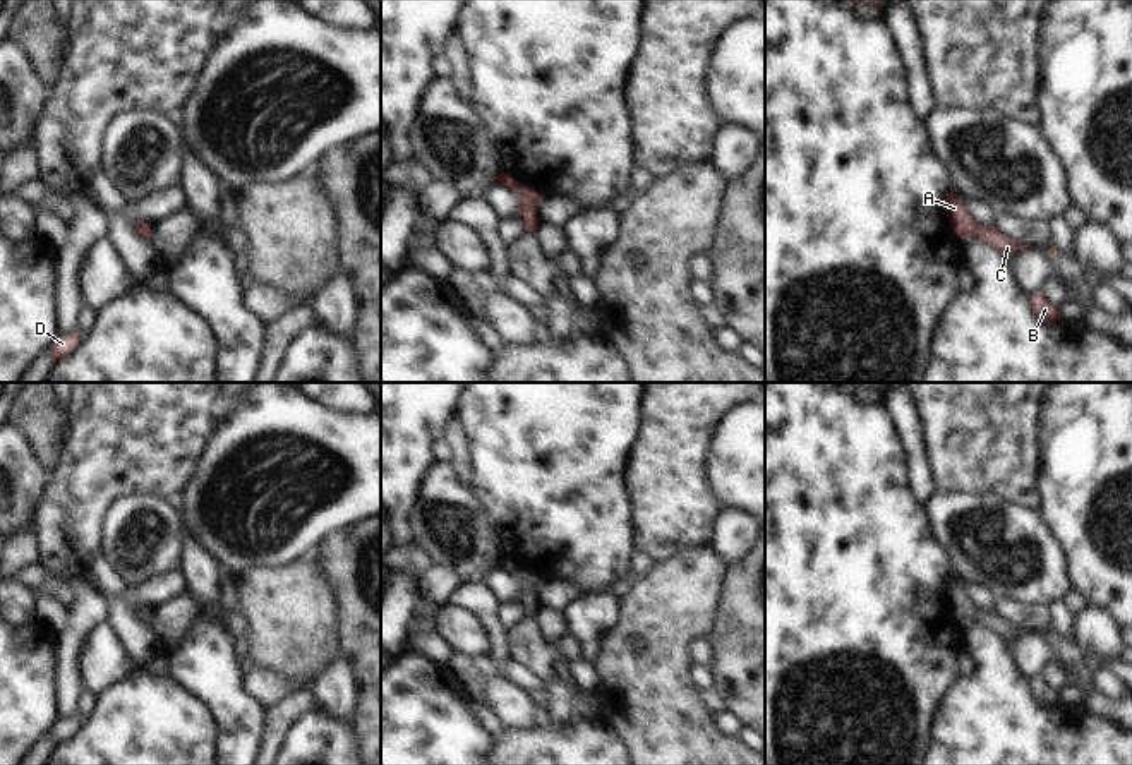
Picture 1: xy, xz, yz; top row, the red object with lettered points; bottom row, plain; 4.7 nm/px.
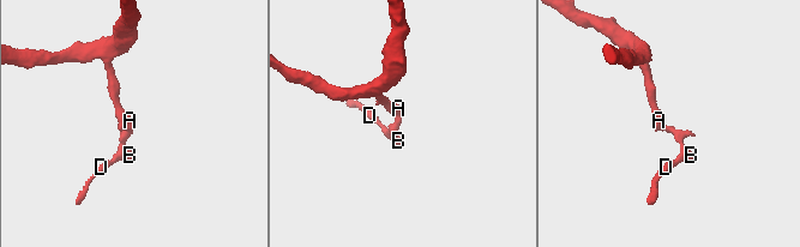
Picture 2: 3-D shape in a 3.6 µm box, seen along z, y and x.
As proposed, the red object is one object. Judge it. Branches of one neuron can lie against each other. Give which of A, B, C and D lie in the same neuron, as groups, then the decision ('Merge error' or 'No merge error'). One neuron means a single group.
Groups: A B C D. No merge error.

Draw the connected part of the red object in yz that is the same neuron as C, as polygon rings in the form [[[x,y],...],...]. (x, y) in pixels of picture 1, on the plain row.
[[[948,575],[945,578],[943,593],[952,609],[954,617],[959,623],[974,621],[979,626],[991,629],[997,636],[1003,638],[1005,642],[1024,631],[1031,631],[1010,624],[998,614],[998,611],[978,609],[954,575]]]

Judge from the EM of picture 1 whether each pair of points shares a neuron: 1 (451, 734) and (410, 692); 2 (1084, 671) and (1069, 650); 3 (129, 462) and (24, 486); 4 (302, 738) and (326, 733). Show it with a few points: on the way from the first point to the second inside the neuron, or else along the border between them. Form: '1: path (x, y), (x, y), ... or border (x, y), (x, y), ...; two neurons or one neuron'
1: path (441, 724), (419, 702); one neuron
2: path (1079, 666), (1072, 656); one neuron
3: border (48, 475), (31, 518); two neurons
4: path (307, 738), (321, 738); one neuron

